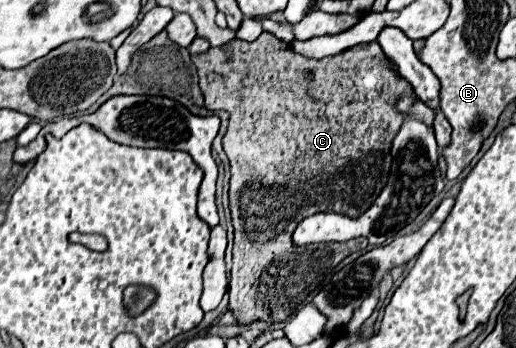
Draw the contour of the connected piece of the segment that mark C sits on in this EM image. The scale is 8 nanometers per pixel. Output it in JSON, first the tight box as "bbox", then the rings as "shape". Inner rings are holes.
{"bbox":[192,33,436,325],"shape":[[[262,33],[256,41],[242,41],[242,39],[232,39],[230,43],[226,43],[224,47],[212,47],[202,55],[192,55],[192,63],[198,69],[198,77],[200,77],[200,89],[204,93],[206,99],[206,107],[208,109],[226,109],[230,113],[230,125],[228,131],[222,139],[224,145],[224,153],[230,159],[230,213],[232,213],[232,223],[234,223],[234,259],[232,259],[232,271],[230,271],[230,299],[232,299],[232,315],[236,317],[236,321],[240,325],[252,323],[252,321],[272,321],[272,323],[280,323],[286,321],[304,301],[310,293],[316,291],[318,283],[322,281],[324,273],[330,269],[330,265],[338,265],[344,257],[348,257],[354,251],[366,249],[368,239],[366,237],[358,237],[352,241],[344,241],[344,243],[316,243],[316,245],[306,245],[306,247],[296,247],[292,243],[292,233],[296,229],[296,225],[306,219],[312,213],[340,213],[346,217],[360,217],[364,211],[368,211],[372,207],[372,203],[376,201],[376,197],[380,195],[380,191],[384,189],[384,185],[388,183],[390,177],[390,165],[392,165],[392,155],[390,155],[390,147],[394,137],[400,131],[400,125],[406,119],[418,119],[422,123],[426,123],[430,129],[434,125],[436,119],[436,111],[432,107],[428,107],[424,101],[420,101],[418,97],[414,99],[412,107],[408,113],[400,113],[396,109],[396,103],[400,99],[400,95],[414,95],[414,87],[400,77],[400,73],[390,65],[388,57],[384,55],[384,51],[380,49],[378,41],[370,41],[370,43],[360,43],[356,47],[344,49],[342,53],[334,55],[334,57],[324,57],[324,59],[308,59],[304,55],[298,55],[292,51],[292,47],[278,39],[272,33]],[[304,69],[312,71],[312,79],[304,79]]]}

